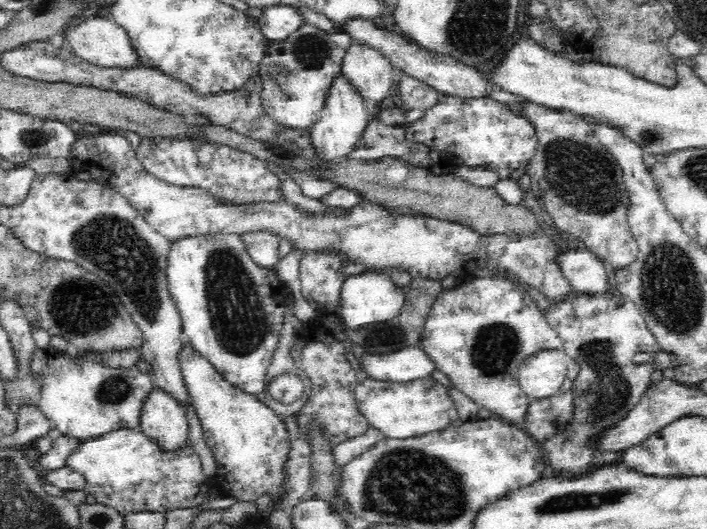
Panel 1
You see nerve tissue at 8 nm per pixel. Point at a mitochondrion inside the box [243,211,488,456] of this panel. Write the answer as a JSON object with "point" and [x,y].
{"point":[389,340]}

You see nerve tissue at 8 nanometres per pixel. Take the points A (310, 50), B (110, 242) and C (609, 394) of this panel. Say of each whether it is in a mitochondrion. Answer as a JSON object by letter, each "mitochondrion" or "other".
{"A":"mitochondrion","B":"mitochondrion","C":"mitochondrion"}

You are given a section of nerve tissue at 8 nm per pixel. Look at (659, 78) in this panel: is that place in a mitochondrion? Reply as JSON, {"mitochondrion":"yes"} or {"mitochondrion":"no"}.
{"mitochondrion":"no"}

